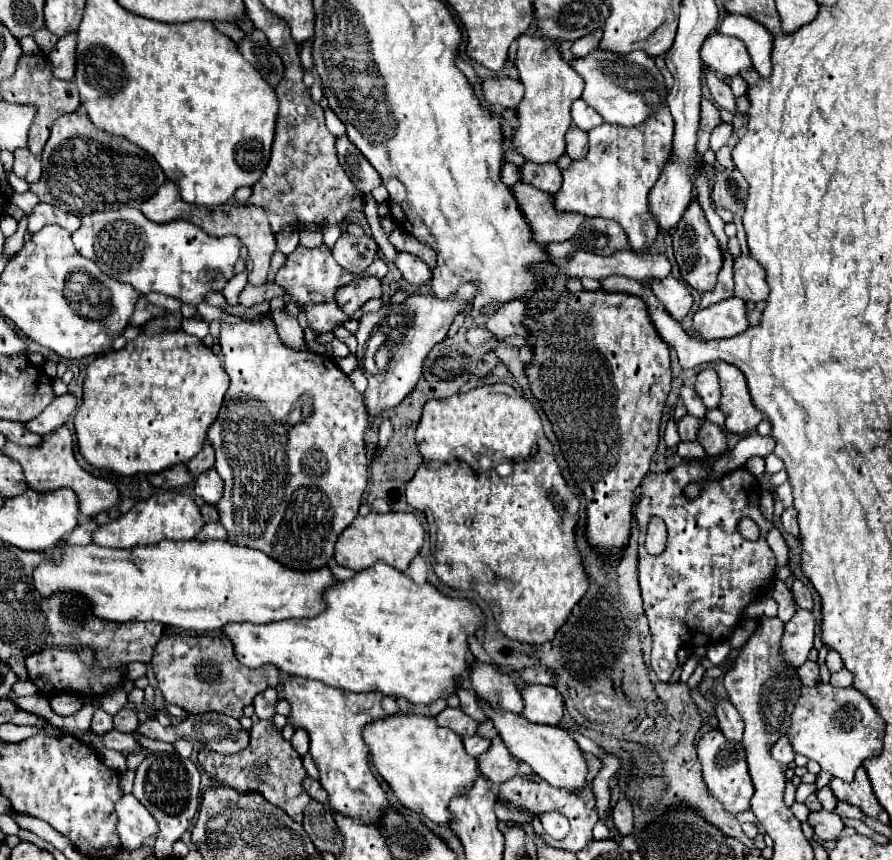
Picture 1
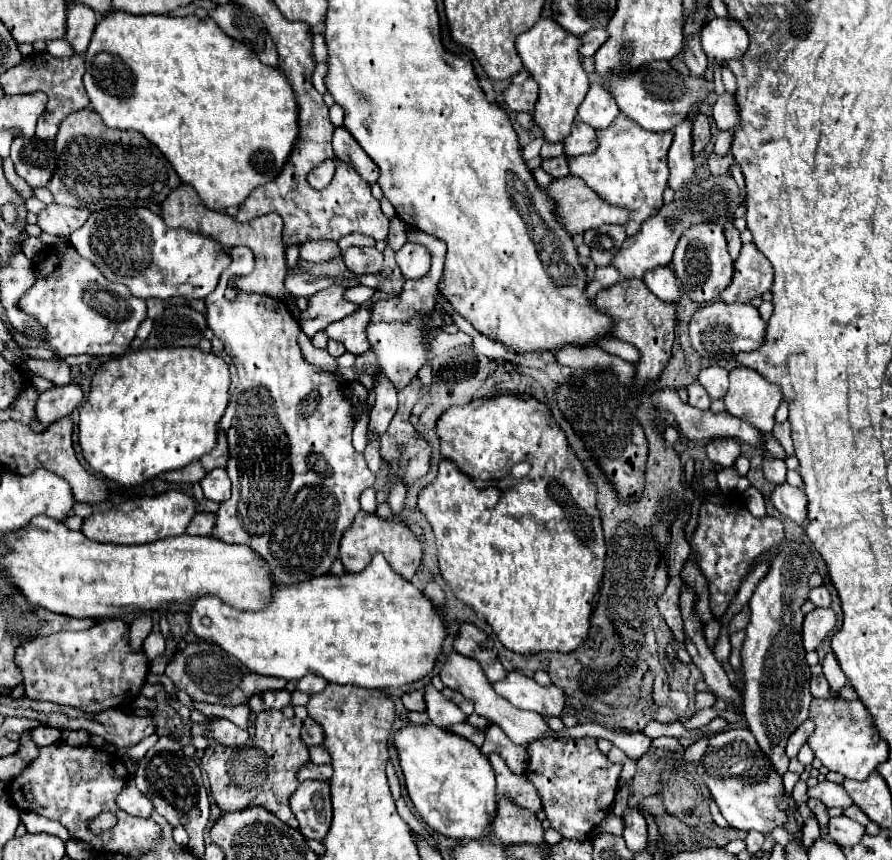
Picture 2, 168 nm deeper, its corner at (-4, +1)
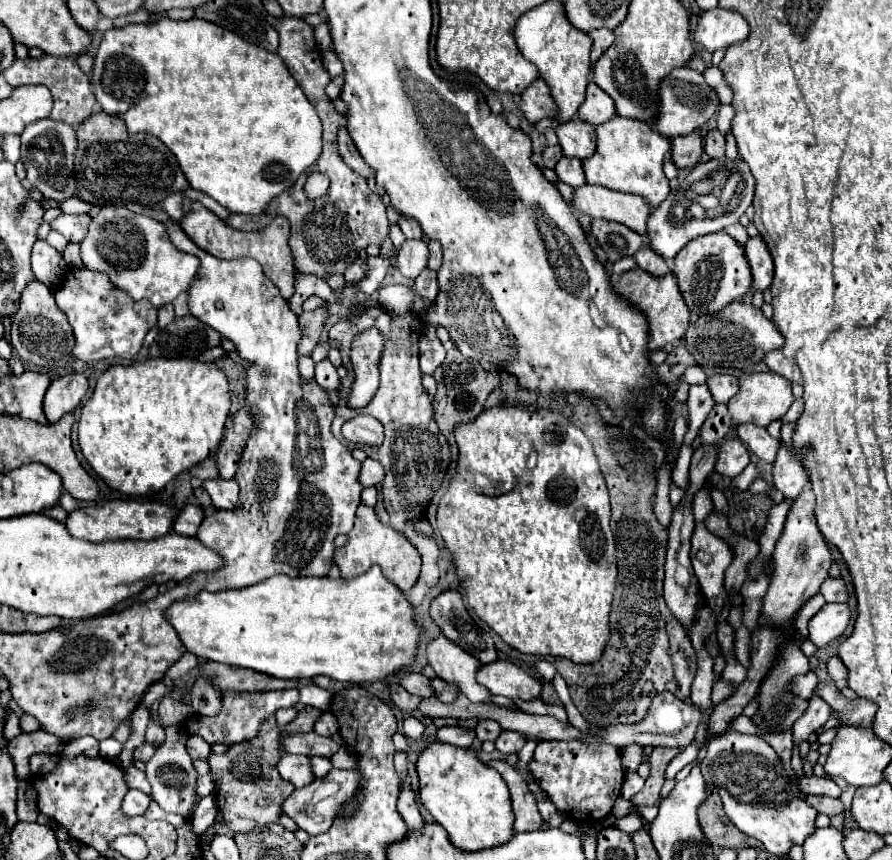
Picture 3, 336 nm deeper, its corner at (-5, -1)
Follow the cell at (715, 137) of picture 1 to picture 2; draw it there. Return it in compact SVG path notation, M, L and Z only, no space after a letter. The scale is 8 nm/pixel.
M725 93L717 99L717 103L713 105L713 119L715 119L715 125L719 131L729 131L729 133L735 133L737 127L741 125L739 123L739 111L737 111L737 103L735 103L735 97Z

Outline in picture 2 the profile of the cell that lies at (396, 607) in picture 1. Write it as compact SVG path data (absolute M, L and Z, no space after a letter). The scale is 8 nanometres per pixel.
M375 555L373 561L361 573L343 573L339 577L329 573L329 575L321 575L321 577L315 577L315 579L309 579L309 581L303 581L303 583L297 583L297 585L277 585L275 591L273 591L273 603L265 611L255 611L255 613L237 611L237 609L233 609L229 605L223 605L217 597L203 597L189 611L189 625L191 625L191 629L195 631L195 635L199 639L209 639L209 641L221 645L227 653L237 657L249 671L253 671L257 675L271 675L271 677L283 677L287 681L299 681L305 675L313 673L313 675L319 675L319 677L327 679L329 683L355 685L355 687L365 687L365 689L403 687L403 685L417 683L417 681L421 681L425 677L431 677L431 673L435 669L435 663L437 663L437 657L439 657L441 649L443 649L443 641L447 637L447 627L445 627L439 611L431 603L431 599L419 587L415 587L411 581L403 579L401 575L397 575L389 567L389 563L387 563L387 559L383 555Z

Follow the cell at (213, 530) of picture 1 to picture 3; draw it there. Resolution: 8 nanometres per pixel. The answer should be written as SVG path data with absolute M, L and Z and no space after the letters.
M186 505L178 513L178 517L174 521L174 531L180 533L180 535L194 537L198 527L200 527L200 523L202 523L202 517L204 517L204 513L202 513L202 509L198 505Z

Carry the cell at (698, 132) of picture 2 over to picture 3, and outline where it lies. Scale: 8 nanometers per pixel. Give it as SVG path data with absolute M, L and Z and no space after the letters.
M690 133L686 137L674 137L670 139L670 157L678 169L694 167L700 161L704 147L702 147L702 137L700 133Z

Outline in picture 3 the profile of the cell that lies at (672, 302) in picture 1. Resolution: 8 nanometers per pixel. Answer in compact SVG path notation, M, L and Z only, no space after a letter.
M646 245L642 249L638 249L638 253L634 255L636 263L640 269L648 271L650 275L656 275L656 277L662 277L670 271L670 263L668 261L662 261L662 257L658 257L658 253L652 253L652 249Z

